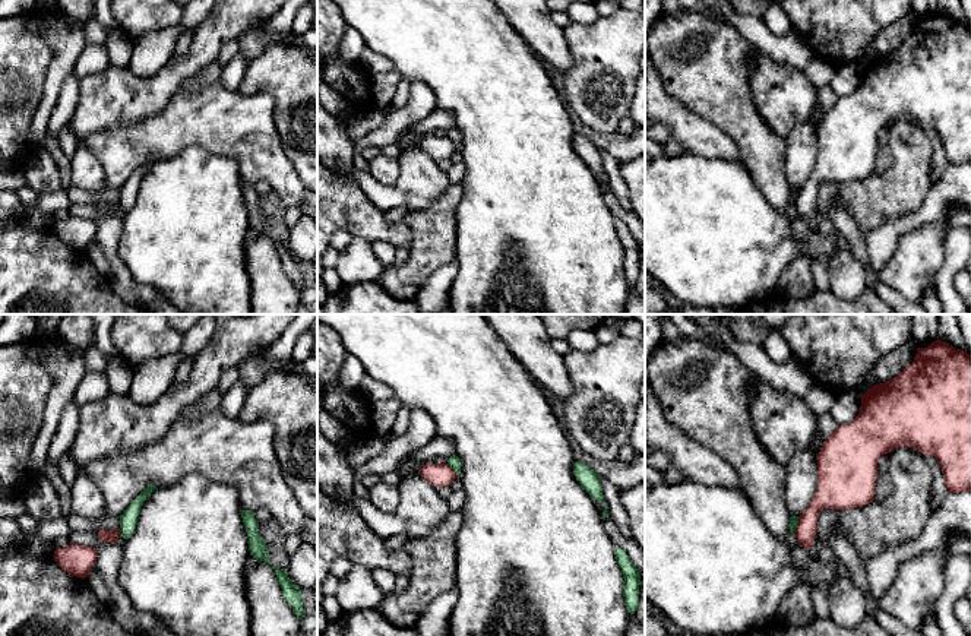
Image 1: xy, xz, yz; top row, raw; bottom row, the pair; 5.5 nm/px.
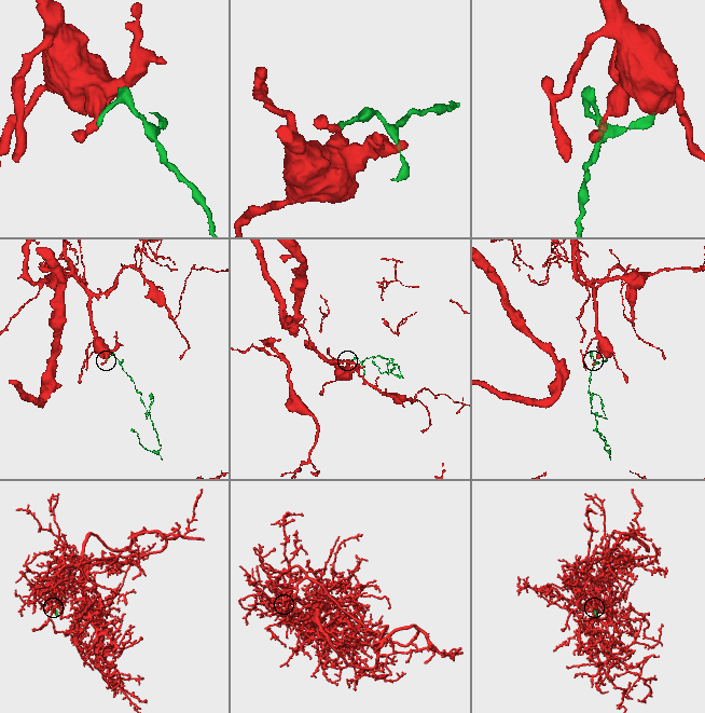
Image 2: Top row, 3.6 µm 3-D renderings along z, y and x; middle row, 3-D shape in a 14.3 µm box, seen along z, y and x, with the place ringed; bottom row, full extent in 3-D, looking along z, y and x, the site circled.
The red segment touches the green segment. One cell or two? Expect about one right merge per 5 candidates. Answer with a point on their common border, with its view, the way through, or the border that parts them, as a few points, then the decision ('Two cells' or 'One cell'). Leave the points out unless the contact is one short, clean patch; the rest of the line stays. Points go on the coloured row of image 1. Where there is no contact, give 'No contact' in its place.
Touches red at yz (797, 525). Boundary: yz (799, 516), (793, 534). Two cells

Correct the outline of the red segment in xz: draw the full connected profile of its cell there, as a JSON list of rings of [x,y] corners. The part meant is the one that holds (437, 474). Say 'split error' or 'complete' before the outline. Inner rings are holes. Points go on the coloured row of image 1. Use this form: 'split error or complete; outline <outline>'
complete; outline [[[426,463],[420,469],[420,475],[433,487],[450,485],[458,474],[447,463]]]

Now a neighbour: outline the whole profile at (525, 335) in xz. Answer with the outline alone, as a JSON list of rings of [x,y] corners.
[[[483,314],[537,385],[559,401],[567,399],[573,385],[564,357],[551,348],[551,338],[537,314]]]

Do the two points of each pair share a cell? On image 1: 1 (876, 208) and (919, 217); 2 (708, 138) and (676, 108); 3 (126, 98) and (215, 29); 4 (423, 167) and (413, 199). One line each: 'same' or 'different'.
1: different
2: same
3: same
4: same

